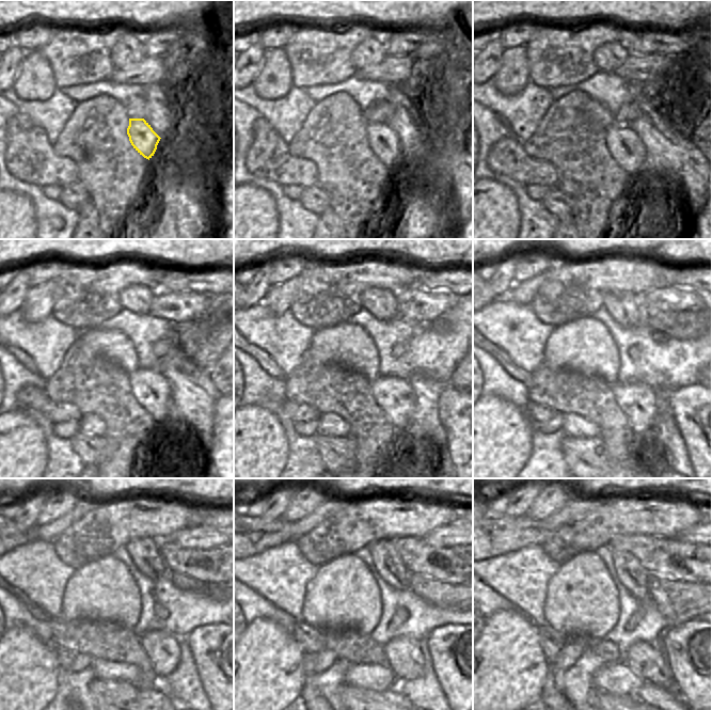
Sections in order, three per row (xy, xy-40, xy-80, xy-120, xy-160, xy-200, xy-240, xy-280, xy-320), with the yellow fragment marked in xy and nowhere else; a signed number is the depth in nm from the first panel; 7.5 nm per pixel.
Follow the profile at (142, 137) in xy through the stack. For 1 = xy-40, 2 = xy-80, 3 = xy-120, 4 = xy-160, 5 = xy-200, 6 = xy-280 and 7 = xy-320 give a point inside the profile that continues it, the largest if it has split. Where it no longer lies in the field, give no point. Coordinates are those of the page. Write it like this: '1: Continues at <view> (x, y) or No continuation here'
1: Continues at xy-40 (382, 140)
2: Continues at xy-80 (625, 145)
3: Continues at xy-120 (151, 389)
4: Continues at xy-160 (395, 396)
5: Continues at xy-200 (638, 401)
6: Continues at xy-280 (405, 659)
7: Continues at xy-320 (644, 662)

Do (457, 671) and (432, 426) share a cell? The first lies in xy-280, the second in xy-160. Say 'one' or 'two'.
two

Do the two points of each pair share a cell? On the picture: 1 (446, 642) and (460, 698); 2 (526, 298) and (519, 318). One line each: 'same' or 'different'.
1: same
2: different

